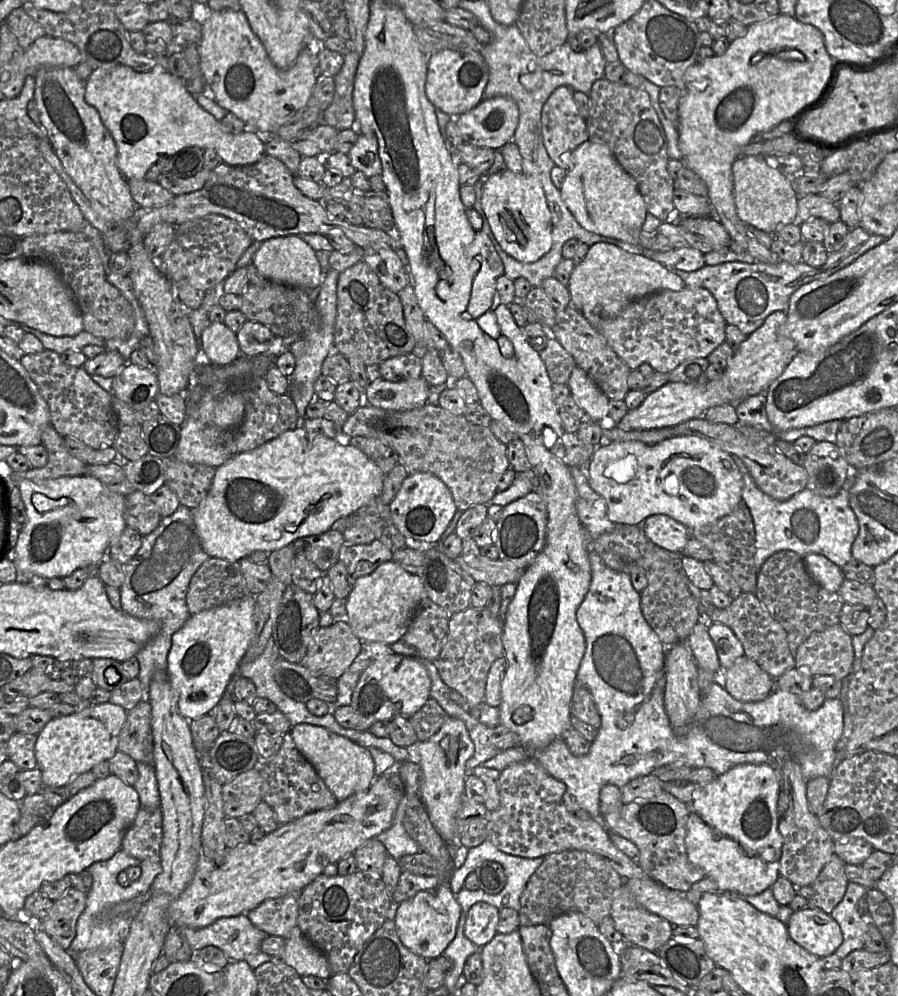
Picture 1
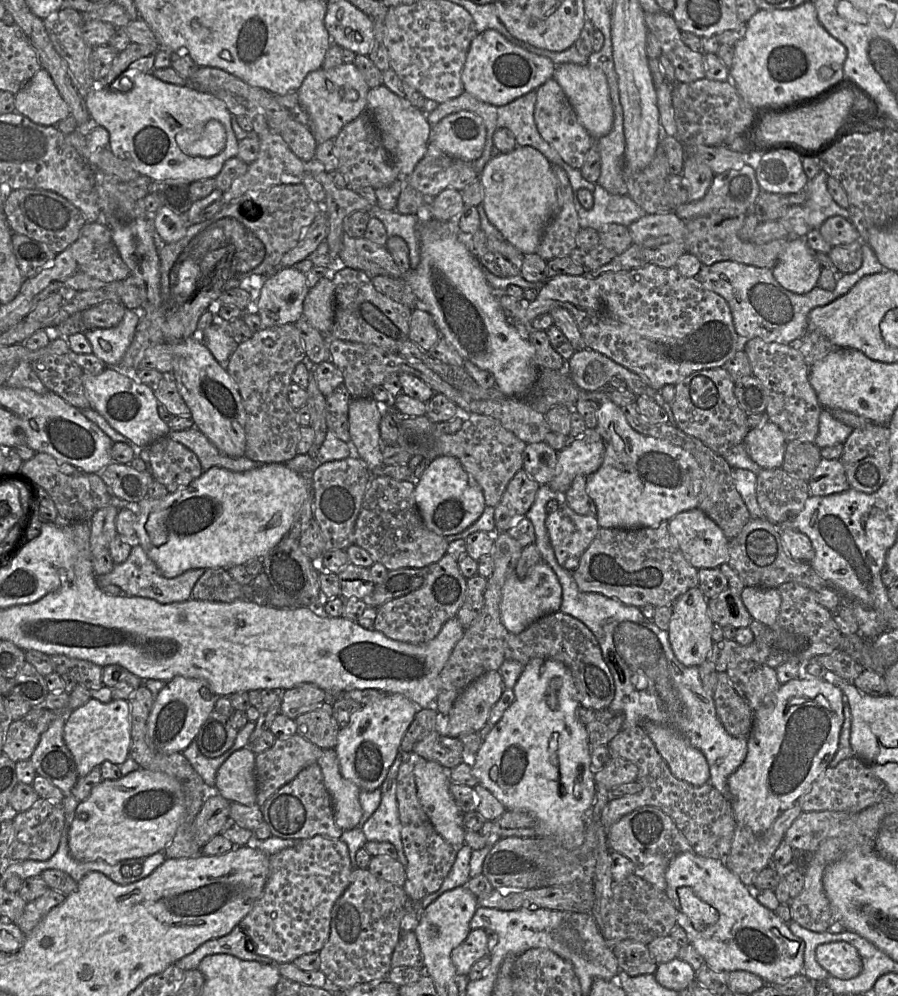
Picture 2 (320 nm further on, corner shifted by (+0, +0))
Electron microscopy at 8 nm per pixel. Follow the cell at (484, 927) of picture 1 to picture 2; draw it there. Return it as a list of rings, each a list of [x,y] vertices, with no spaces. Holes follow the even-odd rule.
[[[473,929],[467,938],[452,952],[452,962],[458,975],[468,975],[479,959],[489,955],[487,934],[484,929]]]

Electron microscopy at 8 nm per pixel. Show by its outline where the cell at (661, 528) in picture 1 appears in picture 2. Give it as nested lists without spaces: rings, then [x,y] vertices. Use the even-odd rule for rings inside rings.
[[[698,507],[676,514],[668,521],[668,528],[685,559],[696,569],[727,563],[729,539]]]

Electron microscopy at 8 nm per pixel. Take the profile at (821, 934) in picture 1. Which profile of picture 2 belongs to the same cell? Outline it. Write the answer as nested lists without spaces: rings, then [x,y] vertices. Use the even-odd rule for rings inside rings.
[[[832,941],[816,948],[818,963],[833,977],[848,980],[857,977],[863,963],[857,949],[845,941]]]

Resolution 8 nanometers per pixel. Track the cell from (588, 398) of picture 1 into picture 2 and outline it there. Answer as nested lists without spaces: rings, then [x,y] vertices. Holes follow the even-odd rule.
[[[610,399],[599,404],[597,421],[595,430],[602,437],[605,455],[599,469],[587,477],[586,492],[596,505],[596,518],[601,528],[655,527],[680,512],[698,507],[703,472],[688,451],[665,440],[638,433],[629,425],[621,408]]]

